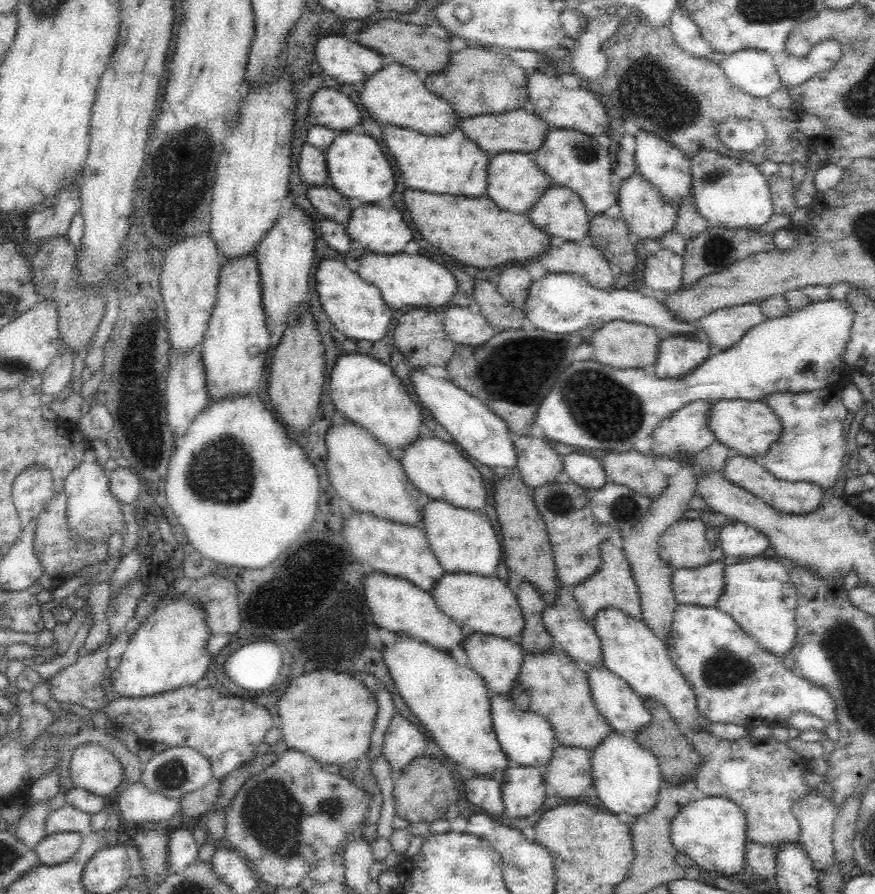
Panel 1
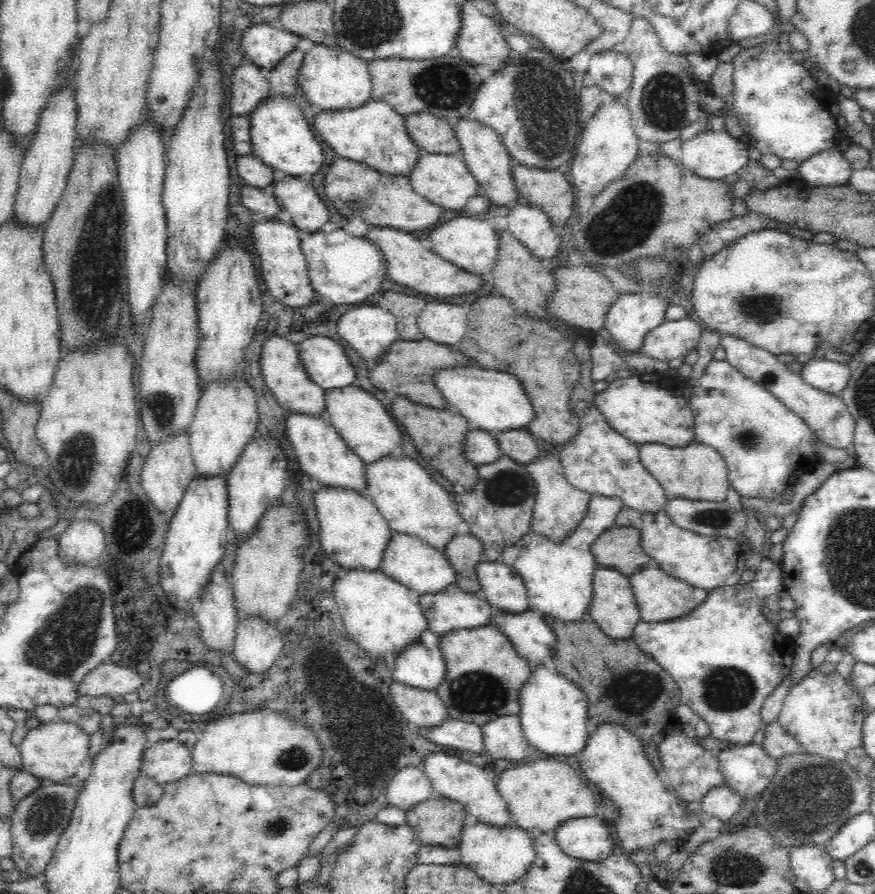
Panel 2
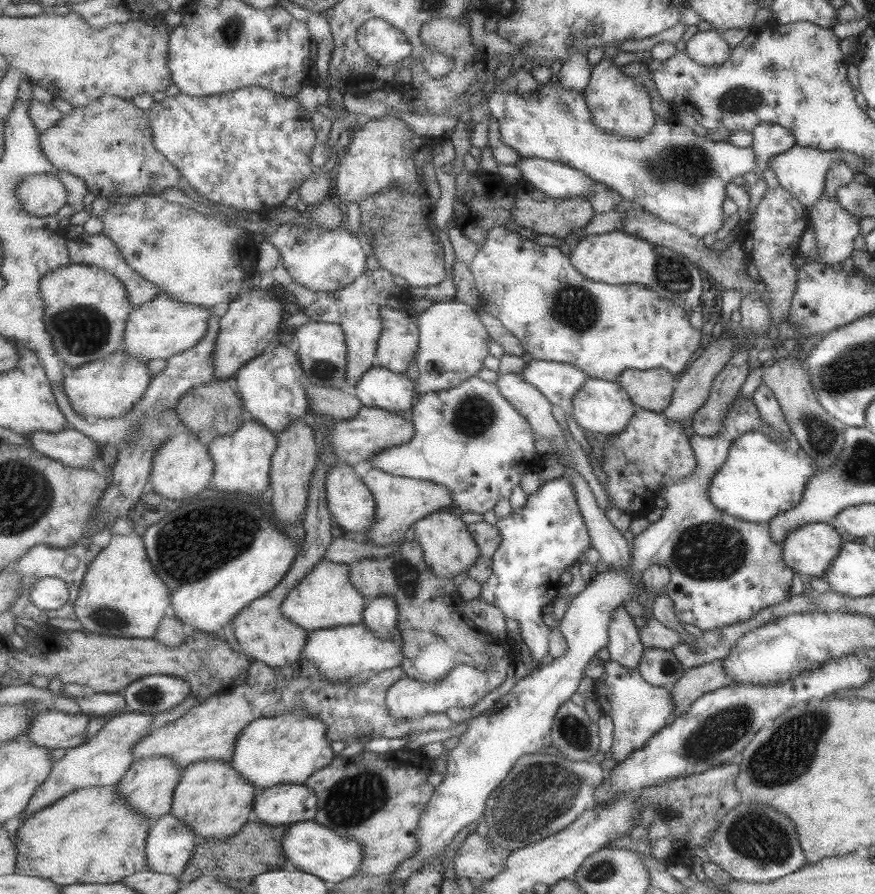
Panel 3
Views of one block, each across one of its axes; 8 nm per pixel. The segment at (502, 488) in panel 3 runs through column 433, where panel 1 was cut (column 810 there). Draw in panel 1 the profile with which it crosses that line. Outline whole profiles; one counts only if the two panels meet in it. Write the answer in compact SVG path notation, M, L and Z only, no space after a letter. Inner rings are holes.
M829 387L807 393L776 393L766 398L774 412L780 417L783 426L783 435L774 443L766 454L756 458L770 474L777 476L780 480L790 482L808 481L819 484L828 489L843 478L846 471L847 452L845 451L846 435L844 432L845 417L848 416L846 406L842 403L840 396L834 394Z

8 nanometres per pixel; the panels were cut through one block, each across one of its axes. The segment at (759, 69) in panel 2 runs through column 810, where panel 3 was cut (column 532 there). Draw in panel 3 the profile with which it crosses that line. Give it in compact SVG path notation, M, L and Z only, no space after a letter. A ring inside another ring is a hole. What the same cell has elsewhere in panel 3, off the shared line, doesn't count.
M518 68L516 74L503 80L490 96L490 115L499 120L502 140L523 157L543 157L569 165L587 175L589 179L616 190L622 198L629 200L633 206L639 206L659 217L663 222L676 224L689 232L689 235L701 240L705 235L716 233L723 226L721 204L726 197L725 185L735 177L755 171L755 157L750 148L737 148L727 141L711 138L711 134L693 134L689 126L673 124L671 120L656 118L651 131L641 138L617 137L603 133L603 129L593 125L589 115L585 94L576 90L562 88L560 81L554 86L540 84L533 74Z

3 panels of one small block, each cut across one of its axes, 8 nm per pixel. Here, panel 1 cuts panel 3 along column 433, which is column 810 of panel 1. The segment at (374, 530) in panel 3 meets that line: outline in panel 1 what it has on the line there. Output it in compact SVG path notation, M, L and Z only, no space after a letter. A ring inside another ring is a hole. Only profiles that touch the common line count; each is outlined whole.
M738 454L727 460L726 466L722 471L730 482L749 490L754 496L760 497L780 512L791 515L804 516L816 511L820 500L822 500L822 495L826 491L819 484L808 481L790 482L788 480L780 480L777 476L770 474L768 469L764 468L756 459Z

